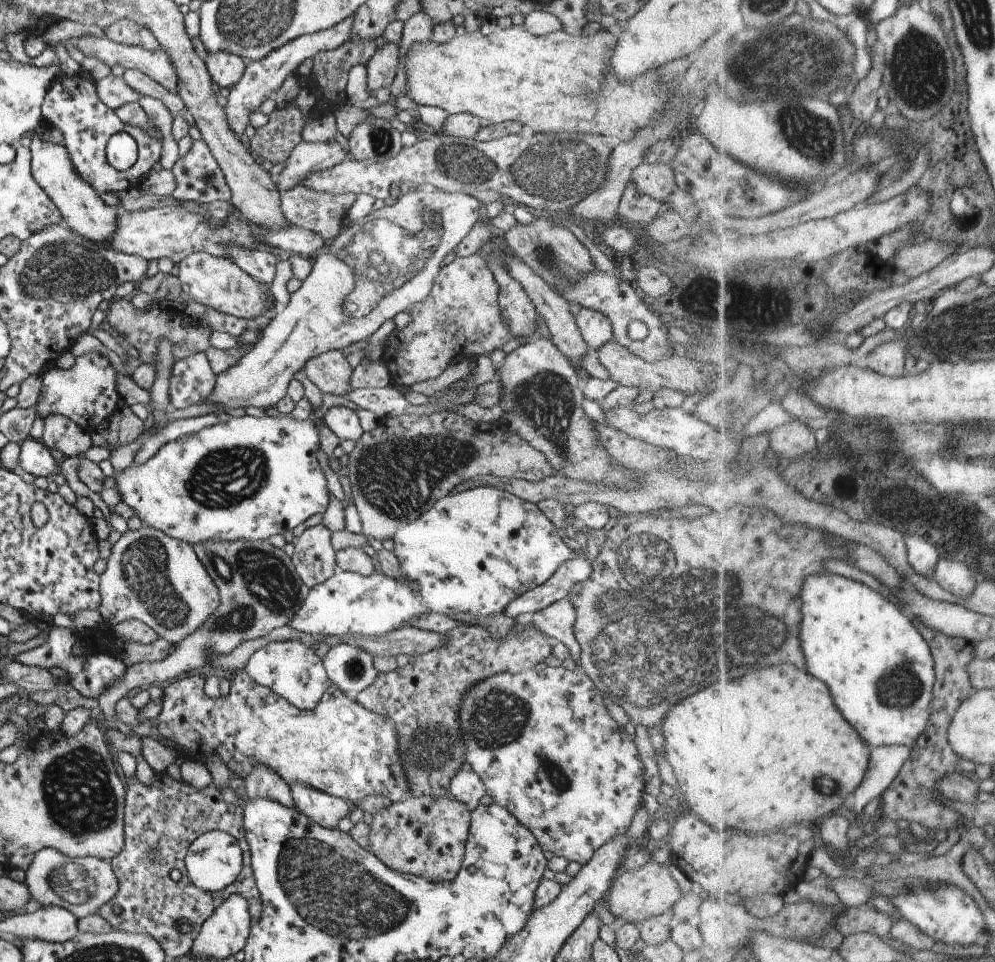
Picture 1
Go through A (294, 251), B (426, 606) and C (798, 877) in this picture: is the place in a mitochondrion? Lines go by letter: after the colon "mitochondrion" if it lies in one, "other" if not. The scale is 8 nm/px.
A: other
B: other
C: other

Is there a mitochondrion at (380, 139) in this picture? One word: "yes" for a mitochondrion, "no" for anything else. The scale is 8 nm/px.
yes

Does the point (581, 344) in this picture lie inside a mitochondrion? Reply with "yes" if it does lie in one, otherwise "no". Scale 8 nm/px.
no

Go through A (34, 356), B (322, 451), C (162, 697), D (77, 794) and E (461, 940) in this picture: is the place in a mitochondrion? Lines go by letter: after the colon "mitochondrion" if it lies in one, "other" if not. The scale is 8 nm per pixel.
A: other
B: other
C: other
D: mitochondrion
E: other

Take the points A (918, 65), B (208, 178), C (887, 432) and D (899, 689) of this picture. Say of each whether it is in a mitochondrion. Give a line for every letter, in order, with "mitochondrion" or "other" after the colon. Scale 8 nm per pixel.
A: mitochondrion
B: other
C: other
D: mitochondrion

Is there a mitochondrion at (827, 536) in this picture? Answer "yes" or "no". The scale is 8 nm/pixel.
no

